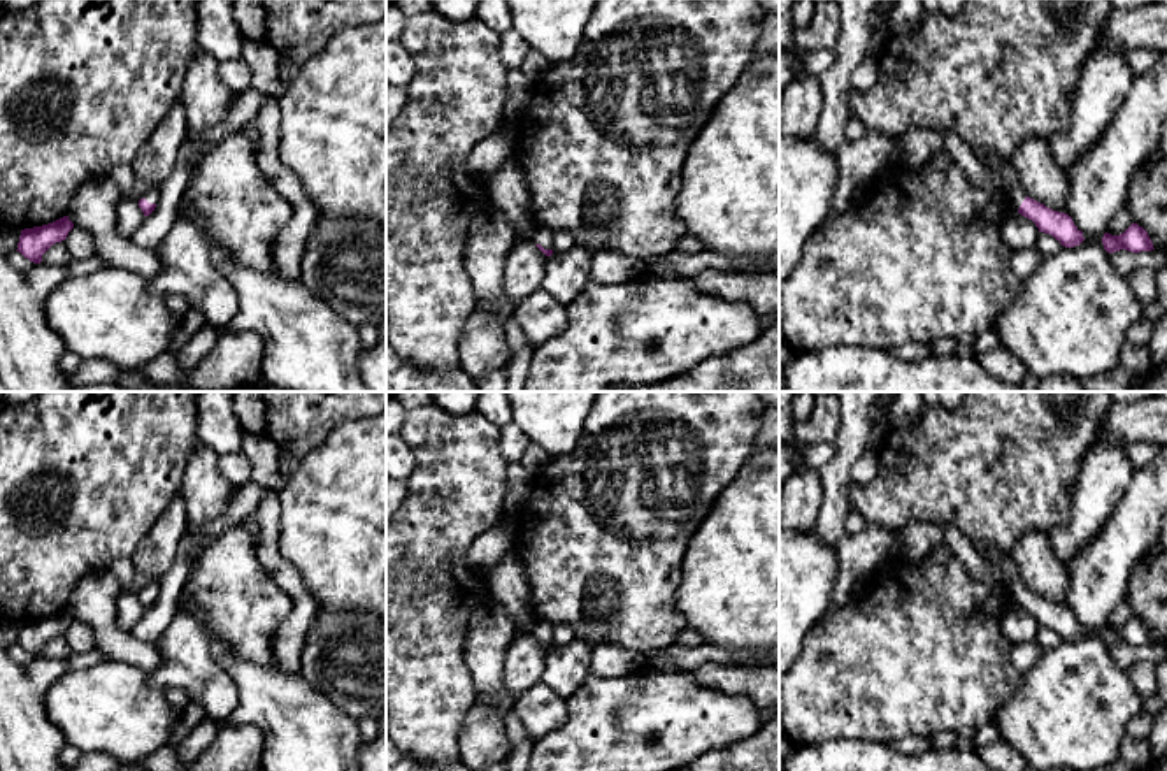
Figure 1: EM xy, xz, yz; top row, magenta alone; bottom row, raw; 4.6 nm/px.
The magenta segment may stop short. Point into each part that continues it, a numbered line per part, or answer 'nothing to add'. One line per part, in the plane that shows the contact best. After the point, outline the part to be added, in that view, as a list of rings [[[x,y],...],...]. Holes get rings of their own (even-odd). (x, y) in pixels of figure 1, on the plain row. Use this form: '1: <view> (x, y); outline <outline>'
1: xz (543, 629); outline [[[537,620],[530,630],[532,636],[541,638],[544,643],[553,643],[555,625],[546,620]]]

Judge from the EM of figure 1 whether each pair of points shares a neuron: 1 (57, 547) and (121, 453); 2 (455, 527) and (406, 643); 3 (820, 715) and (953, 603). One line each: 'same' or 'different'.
1: same
2: same
3: same

